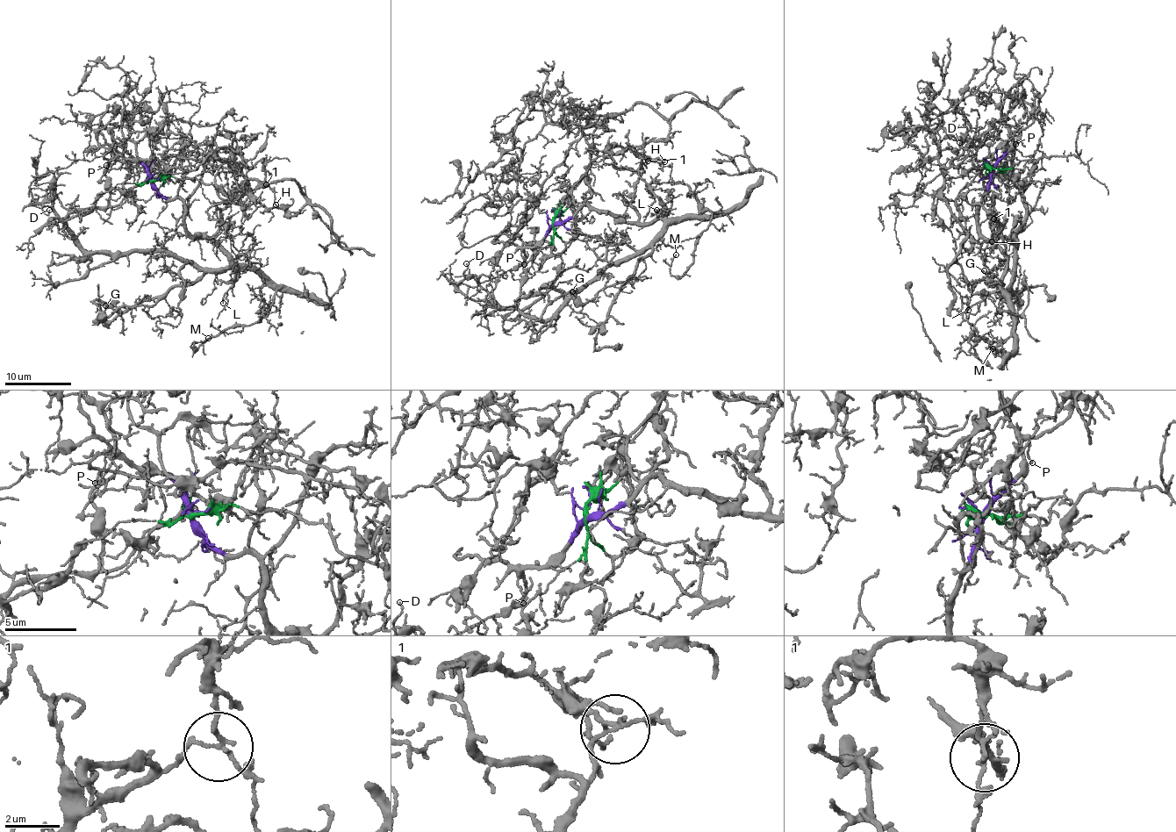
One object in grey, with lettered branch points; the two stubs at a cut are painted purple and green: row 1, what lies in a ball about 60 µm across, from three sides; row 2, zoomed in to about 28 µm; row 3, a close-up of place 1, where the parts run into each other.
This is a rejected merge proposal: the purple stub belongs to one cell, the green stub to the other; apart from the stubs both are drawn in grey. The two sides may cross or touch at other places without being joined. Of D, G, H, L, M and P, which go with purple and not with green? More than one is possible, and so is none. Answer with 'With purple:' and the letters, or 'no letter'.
With purple: D, G, H, L, M, P

